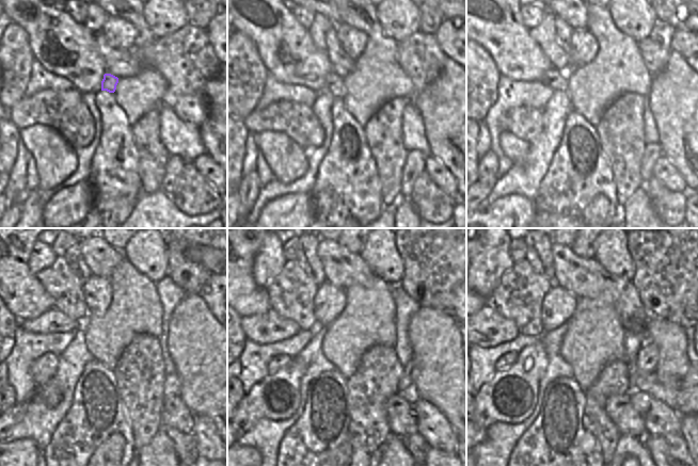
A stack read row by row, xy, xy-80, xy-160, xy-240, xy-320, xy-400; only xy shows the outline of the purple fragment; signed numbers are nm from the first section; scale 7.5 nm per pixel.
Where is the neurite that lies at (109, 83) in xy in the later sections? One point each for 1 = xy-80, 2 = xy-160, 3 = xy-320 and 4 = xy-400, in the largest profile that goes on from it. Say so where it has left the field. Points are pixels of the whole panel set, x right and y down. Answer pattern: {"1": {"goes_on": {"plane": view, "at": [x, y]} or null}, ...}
{"1": {"goes_on": {"plane": "xy-80", "at": [335, 86]}}, "2": {"goes_on": {"plane": "xy-160", "at": [555, 80]}}, "3": {"goes_on": {"plane": "xy-320", "at": [269, 327]}}, "4": {"goes_on": {"plane": "xy-400", "at": [488, 328]}}}

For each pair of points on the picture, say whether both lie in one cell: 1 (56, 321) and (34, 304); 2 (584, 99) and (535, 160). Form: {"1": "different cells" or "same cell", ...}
{"1": "different cells", "2": "different cells"}

